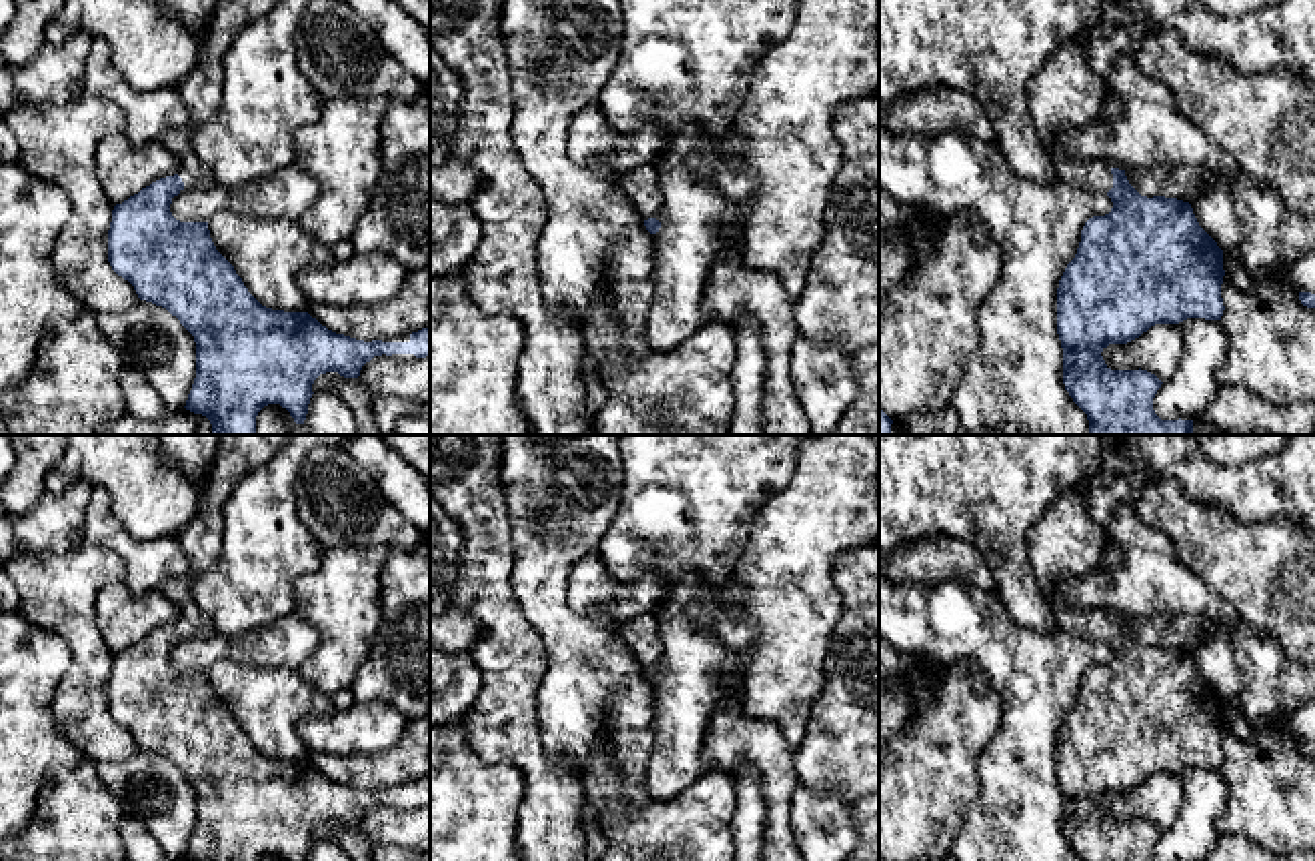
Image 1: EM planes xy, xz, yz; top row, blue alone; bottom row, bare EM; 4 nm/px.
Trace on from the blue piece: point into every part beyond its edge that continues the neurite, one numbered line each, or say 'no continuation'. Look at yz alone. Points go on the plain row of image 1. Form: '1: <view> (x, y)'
1: yz (1065, 541)

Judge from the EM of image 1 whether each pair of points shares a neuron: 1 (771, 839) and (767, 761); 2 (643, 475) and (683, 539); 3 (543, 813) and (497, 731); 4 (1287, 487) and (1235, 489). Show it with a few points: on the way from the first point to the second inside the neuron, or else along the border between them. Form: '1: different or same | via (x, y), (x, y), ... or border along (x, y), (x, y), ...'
1: same | via (777, 819), (777, 781)
2: same | via (643, 491), (643, 499), (667, 523)
3: same | via (543, 793), (543, 777), (517, 751)
4: same | via (1275, 485), (1247, 489)

